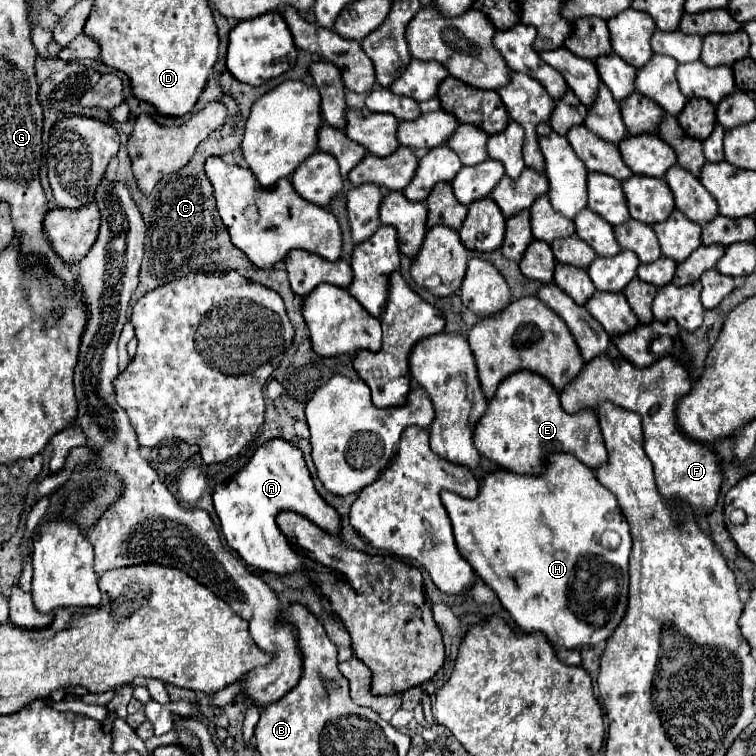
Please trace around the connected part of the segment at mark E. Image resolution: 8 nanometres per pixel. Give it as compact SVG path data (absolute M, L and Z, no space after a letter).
M514 372L500 382L484 416L476 424L474 446L482 456L516 474L542 472L544 456L550 452L570 452L592 470L602 466L608 458L596 412L564 412L556 388L536 376L536 372Z

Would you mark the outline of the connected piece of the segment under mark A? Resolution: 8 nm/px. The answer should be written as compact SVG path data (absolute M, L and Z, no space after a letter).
M274 438L258 446L248 464L240 472L236 472L230 482L218 484L214 488L212 500L228 546L236 550L250 566L274 574L294 574L300 570L328 572L328 568L320 568L320 564L296 554L276 524L280 510L294 510L326 532L334 536L340 534L340 516L316 492L304 456L294 444L282 438Z

